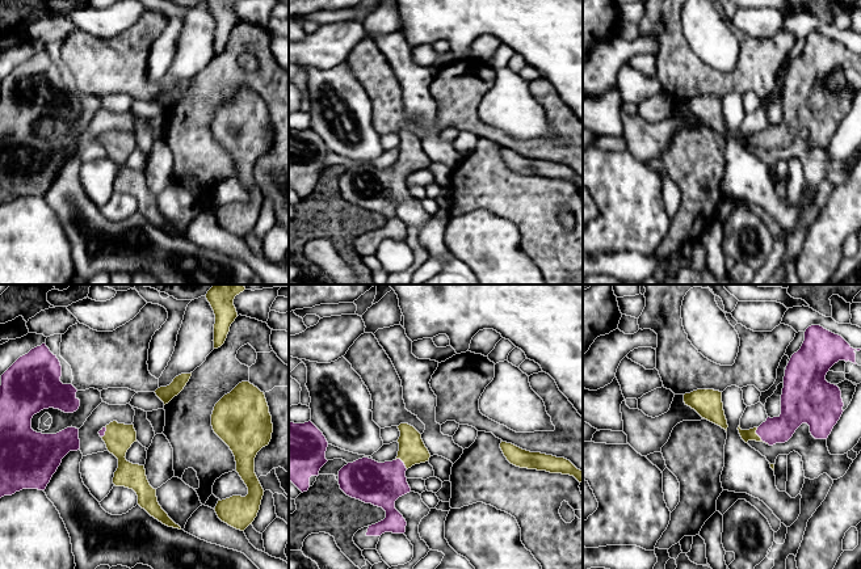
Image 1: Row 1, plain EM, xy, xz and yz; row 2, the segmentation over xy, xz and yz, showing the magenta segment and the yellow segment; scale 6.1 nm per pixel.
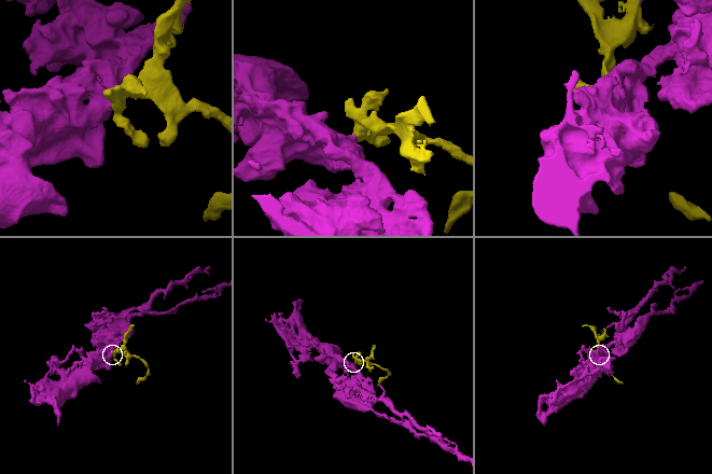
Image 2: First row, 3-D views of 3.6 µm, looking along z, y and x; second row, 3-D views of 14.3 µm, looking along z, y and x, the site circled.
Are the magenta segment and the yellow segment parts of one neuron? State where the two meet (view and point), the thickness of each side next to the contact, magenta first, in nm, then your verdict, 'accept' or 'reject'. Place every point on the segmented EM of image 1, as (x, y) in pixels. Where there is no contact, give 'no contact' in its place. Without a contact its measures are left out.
contact yz (759, 435); calibres 160 and 70 nm; accept

